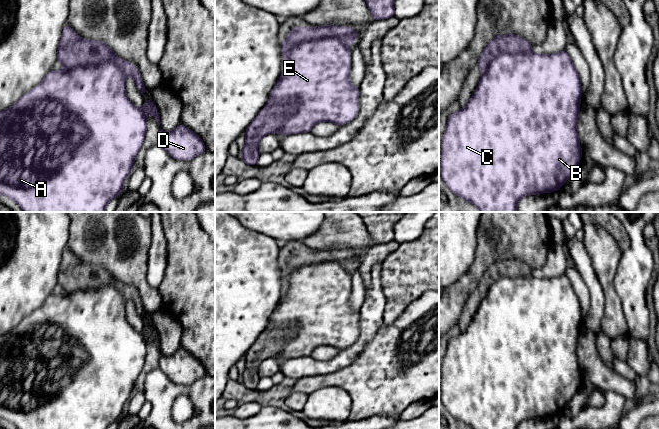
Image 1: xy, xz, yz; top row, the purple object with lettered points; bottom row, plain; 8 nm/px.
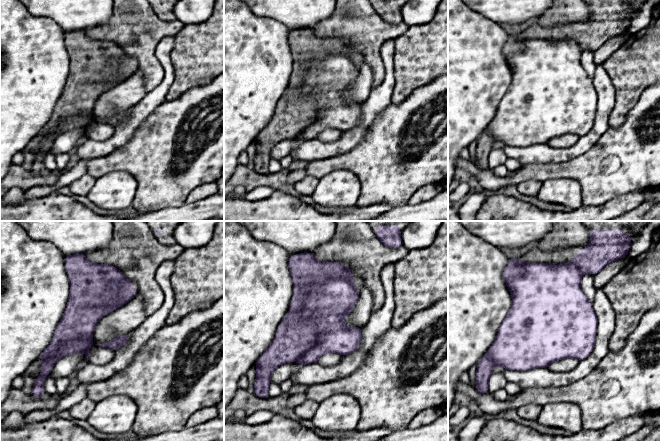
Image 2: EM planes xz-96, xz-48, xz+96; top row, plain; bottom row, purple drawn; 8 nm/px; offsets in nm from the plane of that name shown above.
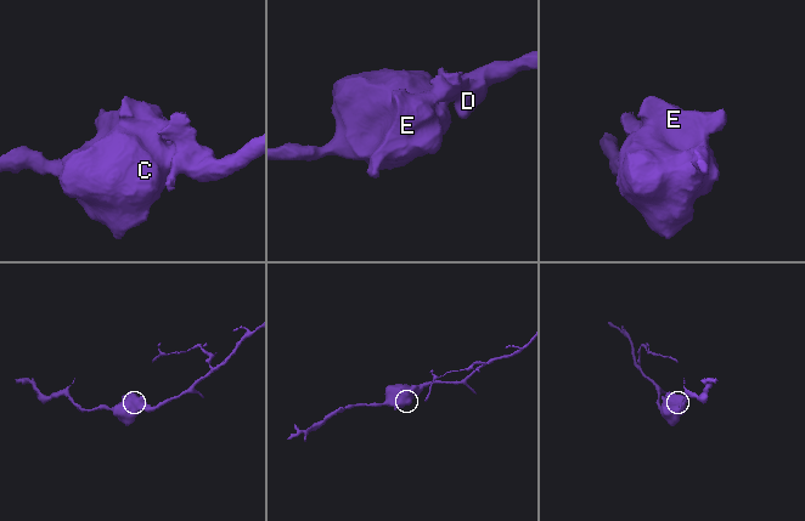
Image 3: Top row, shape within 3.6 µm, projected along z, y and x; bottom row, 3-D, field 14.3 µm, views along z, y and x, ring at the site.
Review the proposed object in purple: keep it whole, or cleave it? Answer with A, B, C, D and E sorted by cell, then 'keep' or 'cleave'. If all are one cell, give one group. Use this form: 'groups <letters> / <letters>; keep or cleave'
groups A B C E / D; cleave

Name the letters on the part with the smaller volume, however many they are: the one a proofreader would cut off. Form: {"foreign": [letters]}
{"foreign": ["D"]}

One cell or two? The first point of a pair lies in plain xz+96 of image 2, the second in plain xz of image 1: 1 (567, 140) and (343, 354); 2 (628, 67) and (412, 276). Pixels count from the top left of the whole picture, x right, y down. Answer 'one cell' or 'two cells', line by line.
1: two cells
2: one cell

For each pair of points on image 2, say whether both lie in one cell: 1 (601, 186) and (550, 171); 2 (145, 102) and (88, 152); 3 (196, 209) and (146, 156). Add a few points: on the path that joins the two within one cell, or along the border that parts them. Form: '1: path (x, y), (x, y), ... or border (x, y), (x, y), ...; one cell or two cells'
1: path (588, 173), (585, 170), (563, 170); one cell
2: path (136, 118), (109, 145), (104, 147); one cell
3: border (184, 202), (177, 206), (168, 206), (161, 209); two cells

